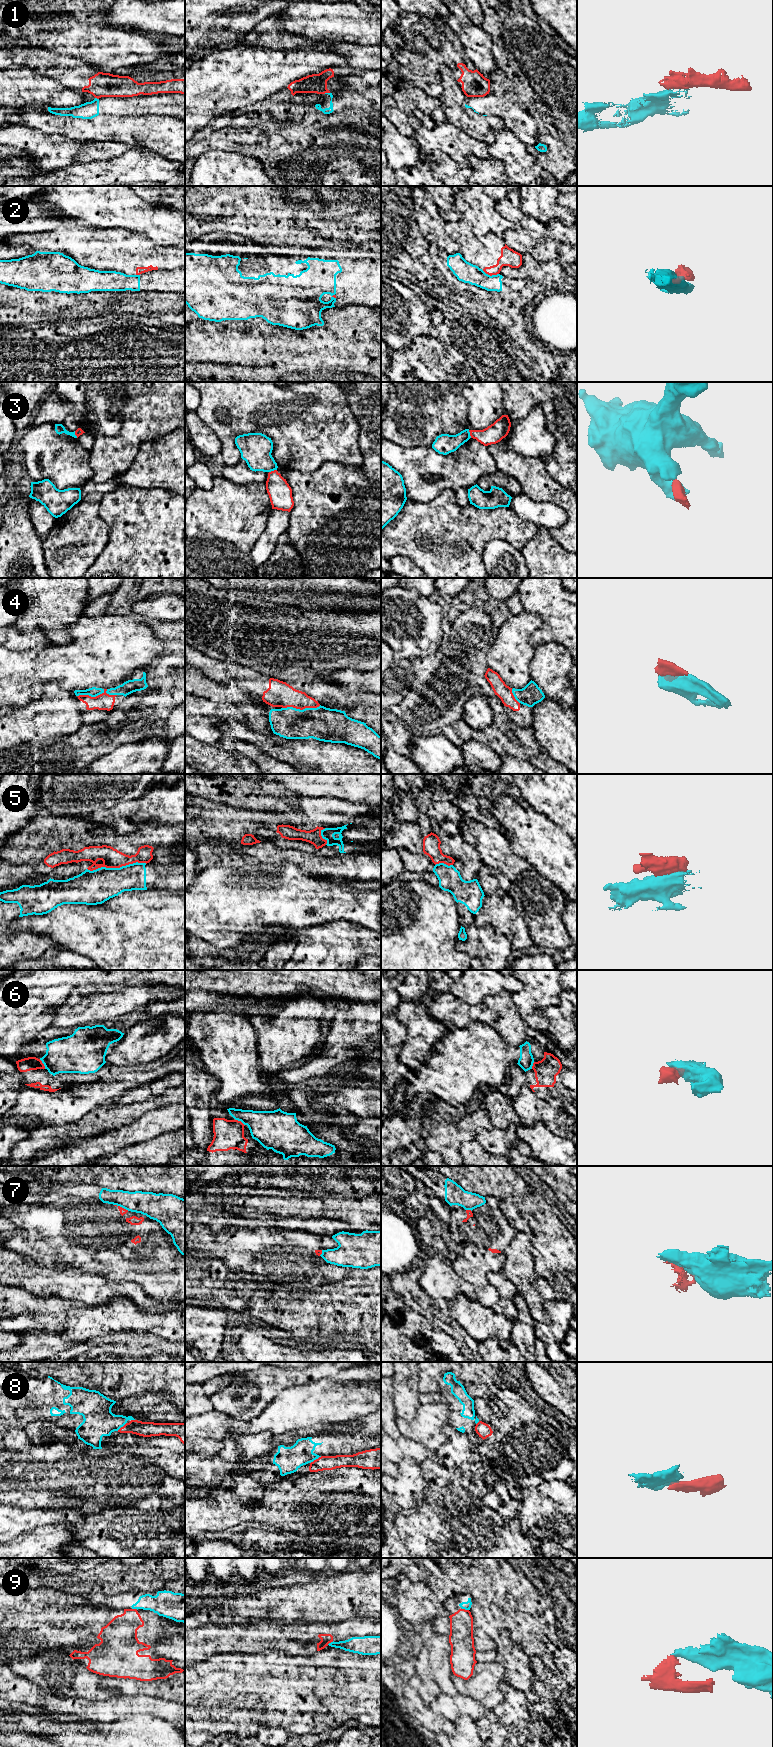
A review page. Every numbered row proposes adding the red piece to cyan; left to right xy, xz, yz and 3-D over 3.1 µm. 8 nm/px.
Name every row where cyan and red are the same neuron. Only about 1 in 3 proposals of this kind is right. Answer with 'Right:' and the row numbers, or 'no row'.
Right: 4

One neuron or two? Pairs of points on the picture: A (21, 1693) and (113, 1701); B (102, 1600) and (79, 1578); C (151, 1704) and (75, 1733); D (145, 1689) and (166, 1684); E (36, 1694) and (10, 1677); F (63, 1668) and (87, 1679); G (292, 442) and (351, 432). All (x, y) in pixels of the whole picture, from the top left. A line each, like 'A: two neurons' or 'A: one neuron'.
A: one neuron
B: two neurons
C: two neurons
D: one neuron
E: one neuron
F: one neuron
G: one neuron

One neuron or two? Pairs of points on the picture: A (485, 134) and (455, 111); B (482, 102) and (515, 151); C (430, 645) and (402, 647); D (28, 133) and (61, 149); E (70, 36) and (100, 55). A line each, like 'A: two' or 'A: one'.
A: one
B: two
C: one
D: one
E: one

